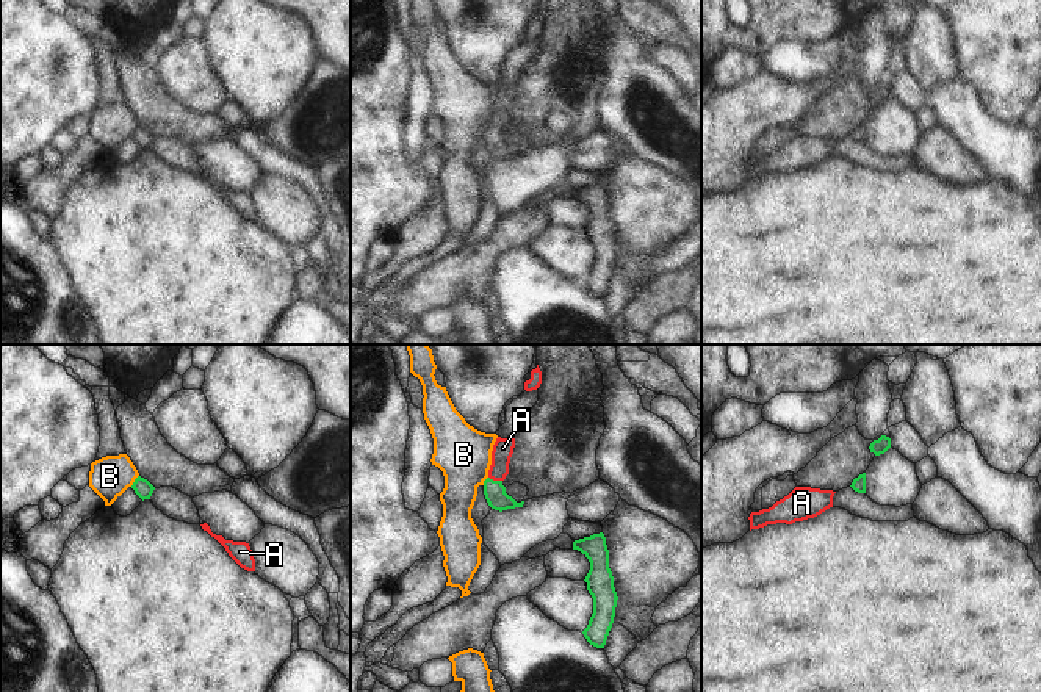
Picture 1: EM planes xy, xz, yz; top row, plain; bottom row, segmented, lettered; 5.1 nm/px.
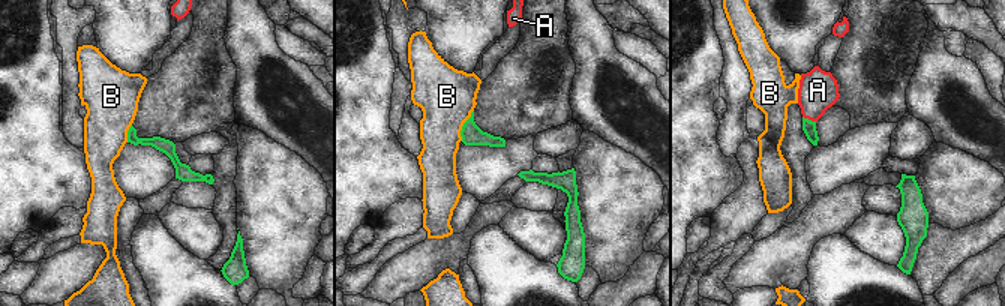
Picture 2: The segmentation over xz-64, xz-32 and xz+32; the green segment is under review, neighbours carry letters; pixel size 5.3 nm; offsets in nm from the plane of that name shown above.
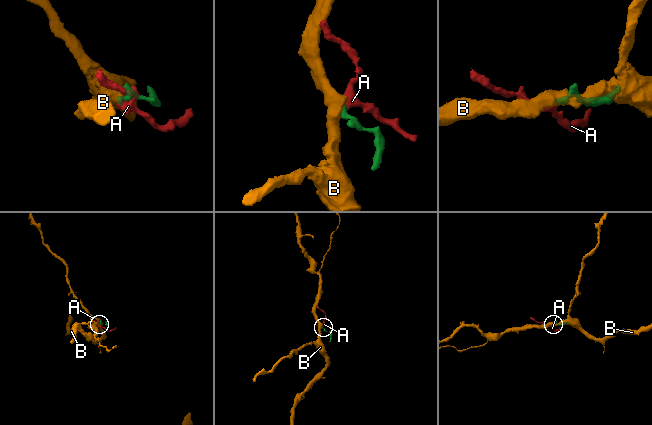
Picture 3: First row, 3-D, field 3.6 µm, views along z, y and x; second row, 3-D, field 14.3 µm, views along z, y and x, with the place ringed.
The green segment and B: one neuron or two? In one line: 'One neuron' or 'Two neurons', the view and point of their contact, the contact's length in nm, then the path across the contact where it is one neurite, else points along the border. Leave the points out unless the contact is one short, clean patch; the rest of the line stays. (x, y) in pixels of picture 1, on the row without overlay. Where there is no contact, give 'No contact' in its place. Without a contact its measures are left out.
Two neurons. Touches green at xy (135, 130). Shared border 80 nm. Boundary: xy (138, 124), (130, 135)

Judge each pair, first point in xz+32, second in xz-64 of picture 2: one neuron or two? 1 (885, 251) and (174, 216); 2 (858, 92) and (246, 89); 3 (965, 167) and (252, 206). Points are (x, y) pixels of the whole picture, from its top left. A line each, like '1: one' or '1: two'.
1: one
2: two
3: one

